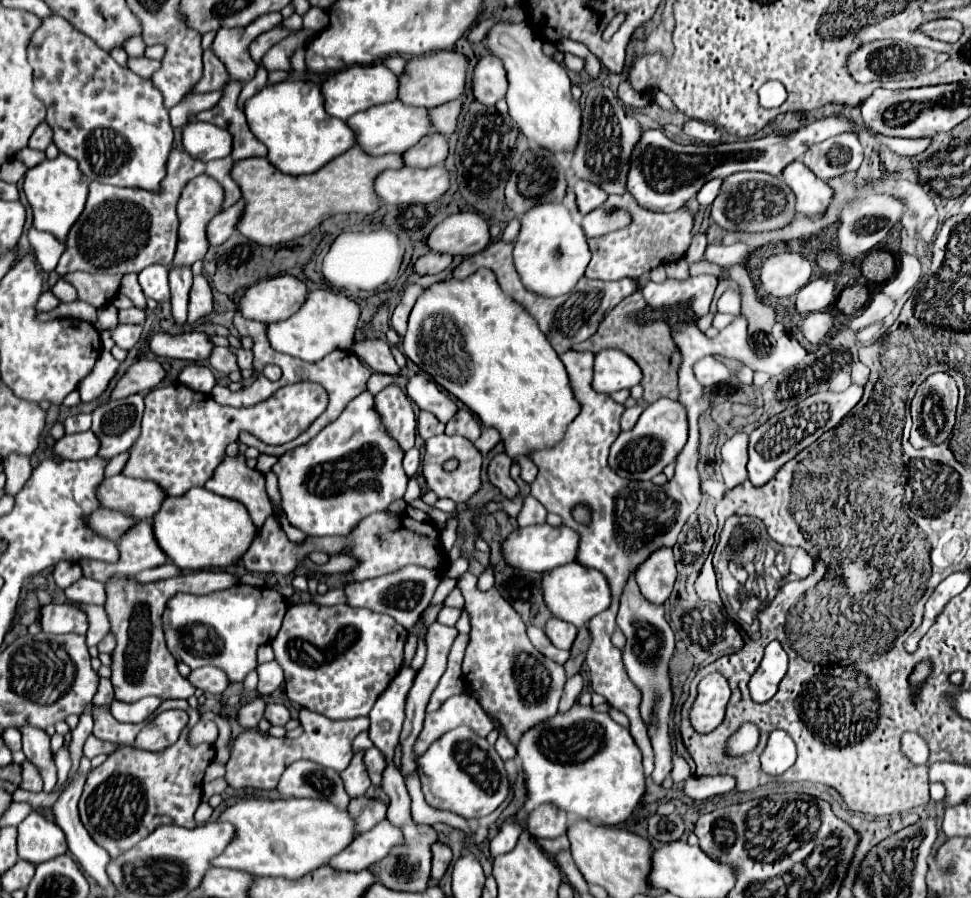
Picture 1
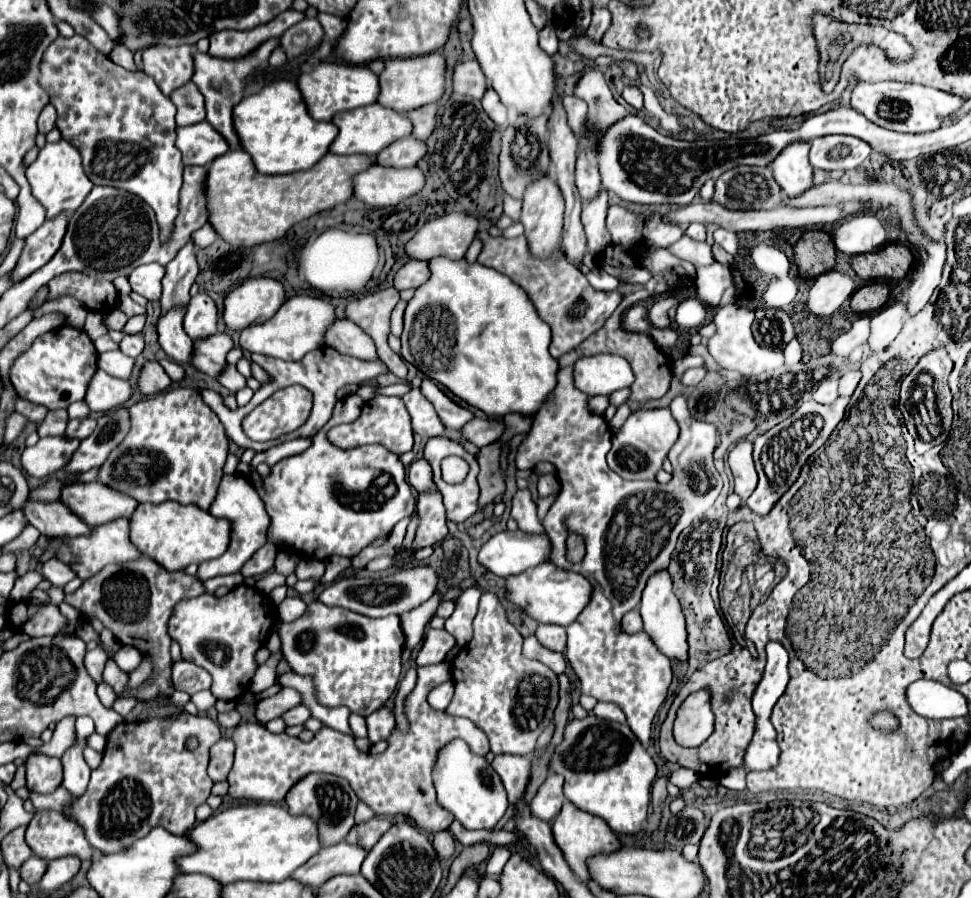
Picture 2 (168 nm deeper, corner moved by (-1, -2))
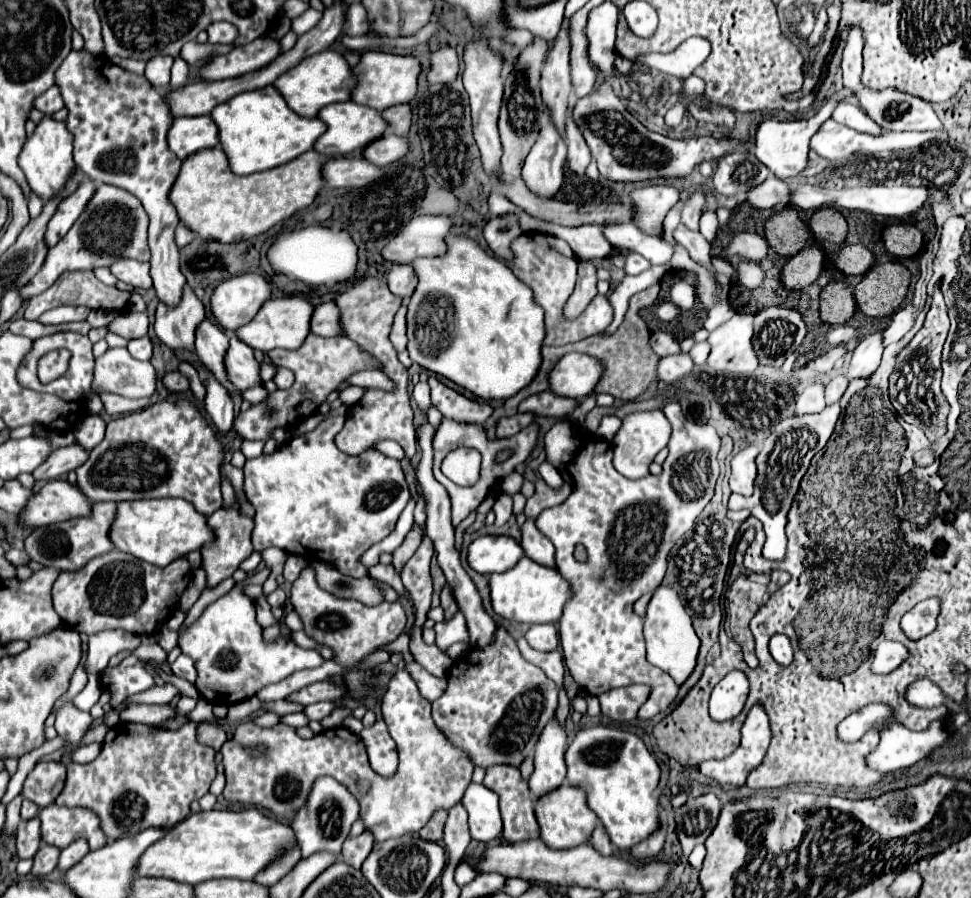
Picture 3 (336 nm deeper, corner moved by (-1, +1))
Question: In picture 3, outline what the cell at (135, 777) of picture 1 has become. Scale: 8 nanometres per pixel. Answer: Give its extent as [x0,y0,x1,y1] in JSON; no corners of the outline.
[55,723,215,841]

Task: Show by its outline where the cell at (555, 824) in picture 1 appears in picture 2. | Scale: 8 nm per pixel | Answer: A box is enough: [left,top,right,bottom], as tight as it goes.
[531,772,565,822]

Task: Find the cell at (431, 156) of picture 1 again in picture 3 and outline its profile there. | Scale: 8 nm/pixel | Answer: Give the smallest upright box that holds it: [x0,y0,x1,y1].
[363,133,409,167]

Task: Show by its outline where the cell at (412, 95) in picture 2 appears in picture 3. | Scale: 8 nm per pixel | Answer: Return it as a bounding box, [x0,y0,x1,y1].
[353,51,421,111]

